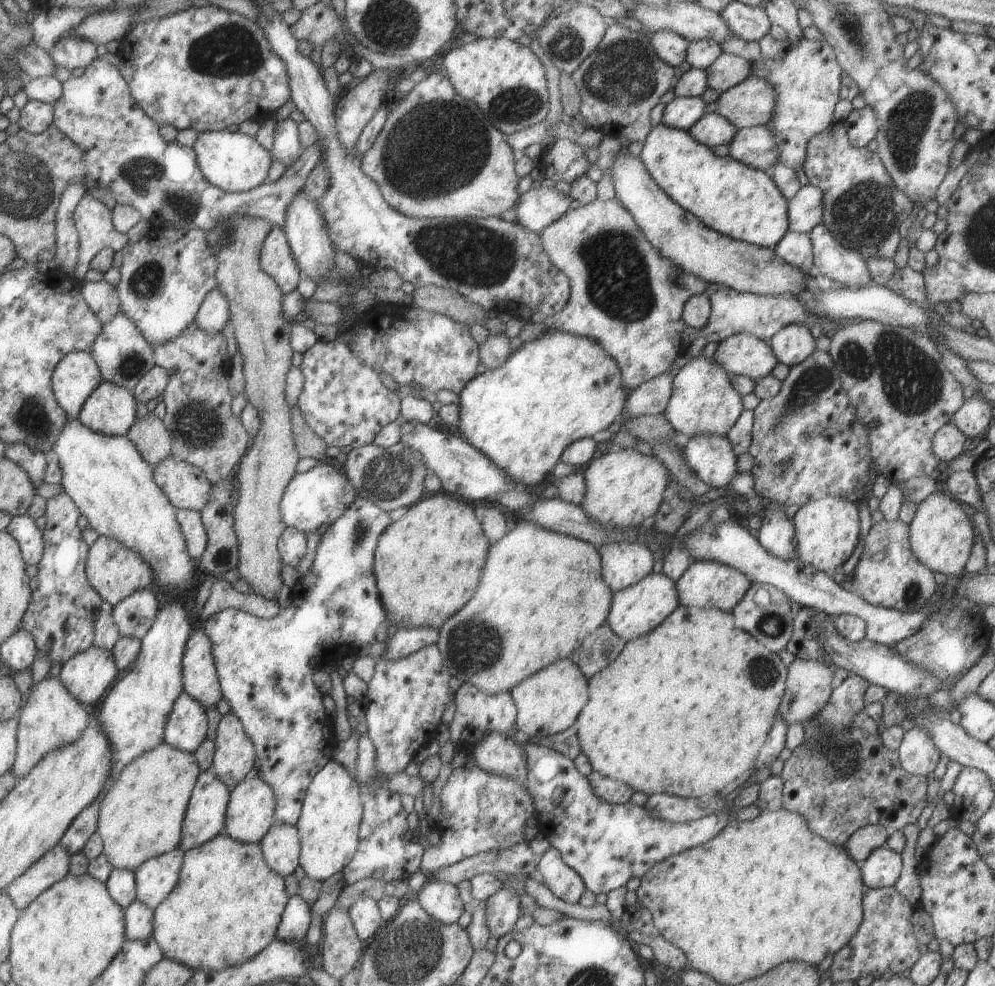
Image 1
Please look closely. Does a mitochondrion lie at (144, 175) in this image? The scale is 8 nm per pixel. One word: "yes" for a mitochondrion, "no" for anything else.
yes

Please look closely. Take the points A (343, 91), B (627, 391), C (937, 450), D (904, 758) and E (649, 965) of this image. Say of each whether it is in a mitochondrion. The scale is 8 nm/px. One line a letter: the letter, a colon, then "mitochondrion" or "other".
A: other
B: other
C: other
D: other
E: other

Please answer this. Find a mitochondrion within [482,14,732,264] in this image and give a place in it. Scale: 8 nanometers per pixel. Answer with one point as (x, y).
(623, 74)

